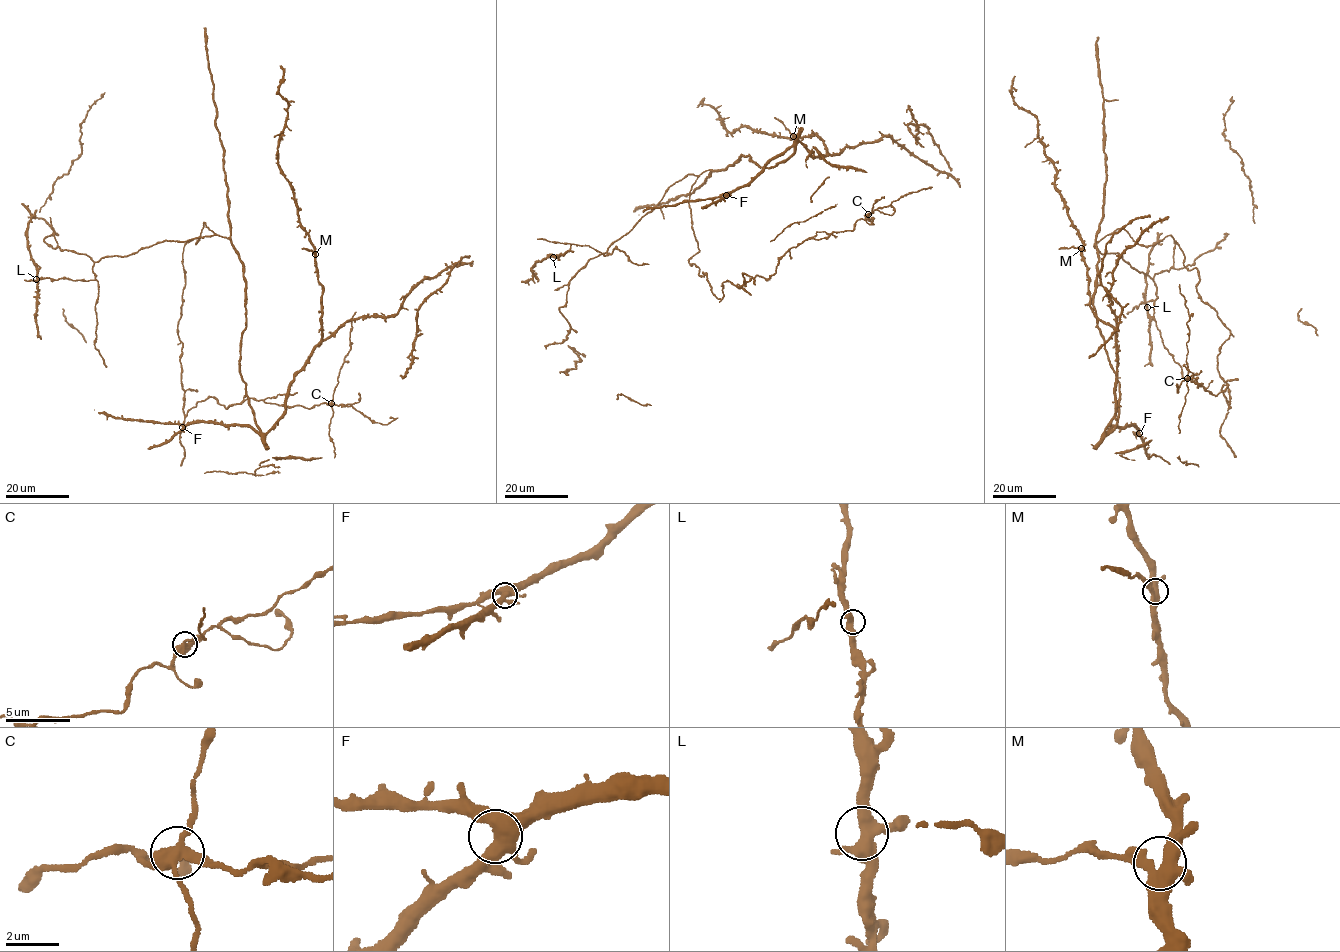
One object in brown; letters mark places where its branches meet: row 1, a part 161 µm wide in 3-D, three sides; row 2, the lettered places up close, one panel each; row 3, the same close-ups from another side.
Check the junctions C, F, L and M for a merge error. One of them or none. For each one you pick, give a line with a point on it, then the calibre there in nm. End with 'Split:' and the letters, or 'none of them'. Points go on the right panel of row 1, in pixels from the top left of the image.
C: place (1187, 378); calibre 400 nm
Split: C

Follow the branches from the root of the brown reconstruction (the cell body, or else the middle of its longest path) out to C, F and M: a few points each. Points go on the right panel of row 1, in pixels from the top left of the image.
C: (1095, 294), (1094, 244), (1172, 236), (1230, 330), (1229, 406), (1226, 384), (1187, 378)
F: (1095, 294), (1093, 307), (1096, 327), (1119, 383), (1118, 422), (1108, 432), (1116, 426), (1132, 425), (1139, 433)
M: (1095, 294), (1096, 327), (1119, 383), (1118, 422), (1107, 432), (1116, 404), (1117, 336), (1090, 306), (1081, 248)

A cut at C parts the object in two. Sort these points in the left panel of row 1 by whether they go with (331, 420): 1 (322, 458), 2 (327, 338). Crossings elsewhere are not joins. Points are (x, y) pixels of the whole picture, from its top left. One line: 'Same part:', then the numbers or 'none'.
Same part: none

